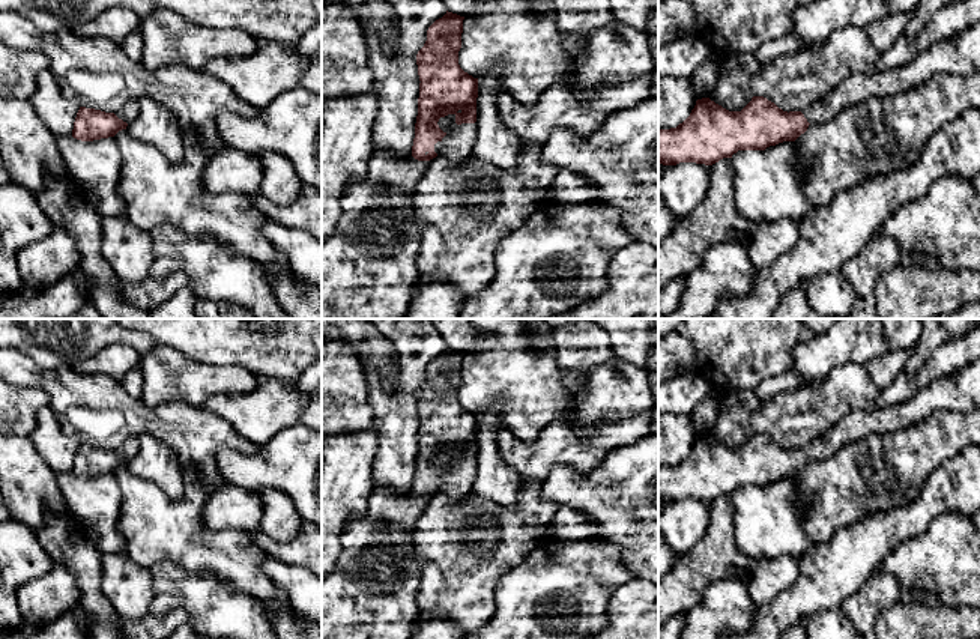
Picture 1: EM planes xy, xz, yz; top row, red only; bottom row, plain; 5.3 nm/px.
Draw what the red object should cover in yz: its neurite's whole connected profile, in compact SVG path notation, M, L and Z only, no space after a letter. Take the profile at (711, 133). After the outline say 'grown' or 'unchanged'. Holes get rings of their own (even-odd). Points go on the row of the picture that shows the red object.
M980 23L954 38L933 44L899 68L872 75L861 72L848 75L803 113L783 111L764 96L753 96L741 111L729 111L709 98L702 98L696 101L690 116L676 128L658 128L658 162L663 165L676 165L679 162L712 165L723 158L732 158L738 150L765 150L783 141L795 141L813 122L830 120L839 111L873 98L903 93L918 87L936 74L968 77L977 72L980 72Z | grown

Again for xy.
M138 102L125 104L116 114L80 107L74 122L72 137L81 141L114 137L137 119L138 111Z | grown

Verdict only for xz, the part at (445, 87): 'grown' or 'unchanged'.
grown

